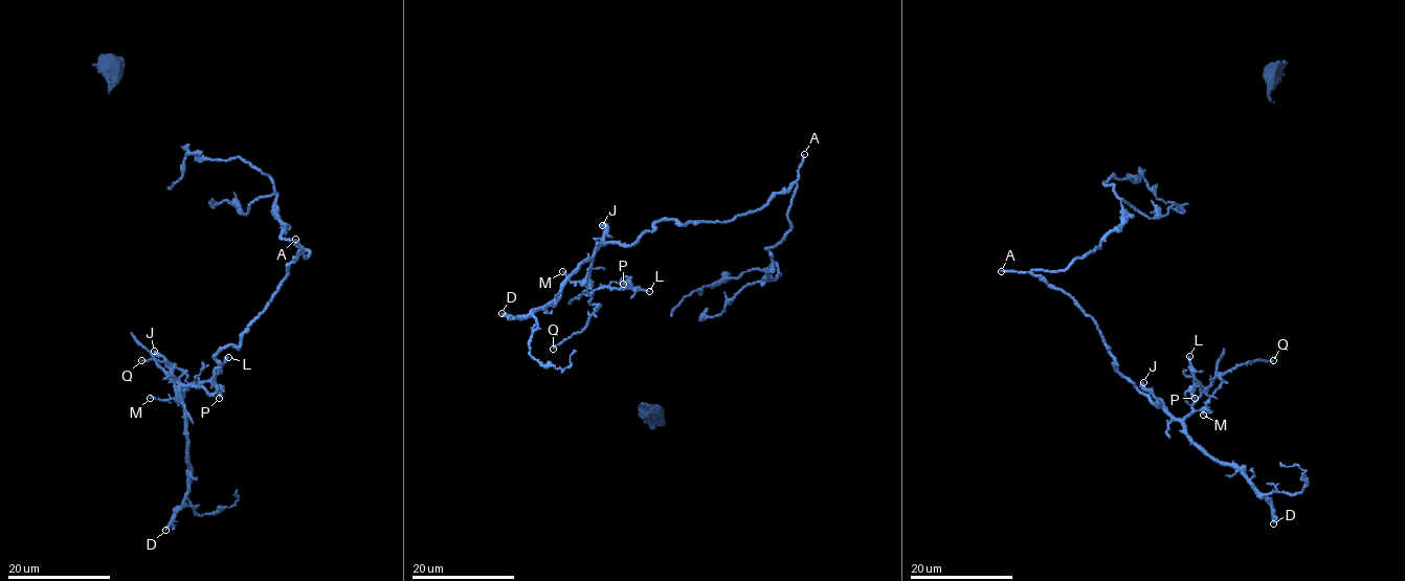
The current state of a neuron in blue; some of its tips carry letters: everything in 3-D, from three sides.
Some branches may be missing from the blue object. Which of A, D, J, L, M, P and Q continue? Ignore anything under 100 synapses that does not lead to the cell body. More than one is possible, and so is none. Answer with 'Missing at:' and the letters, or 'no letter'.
Missing at: A, D, J

